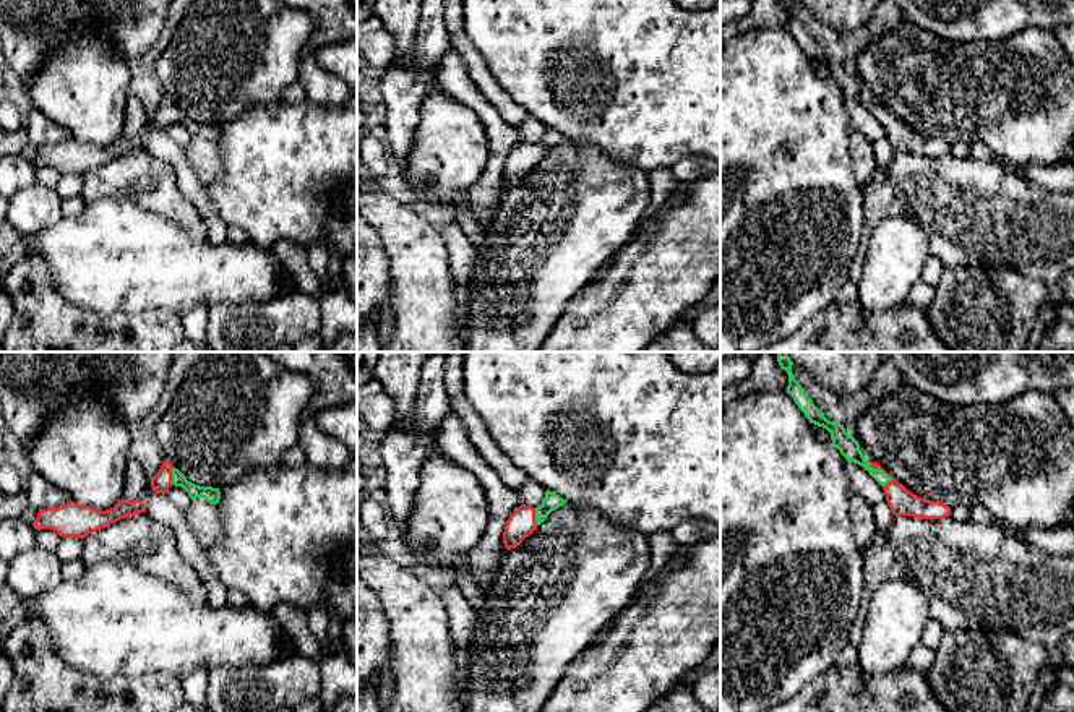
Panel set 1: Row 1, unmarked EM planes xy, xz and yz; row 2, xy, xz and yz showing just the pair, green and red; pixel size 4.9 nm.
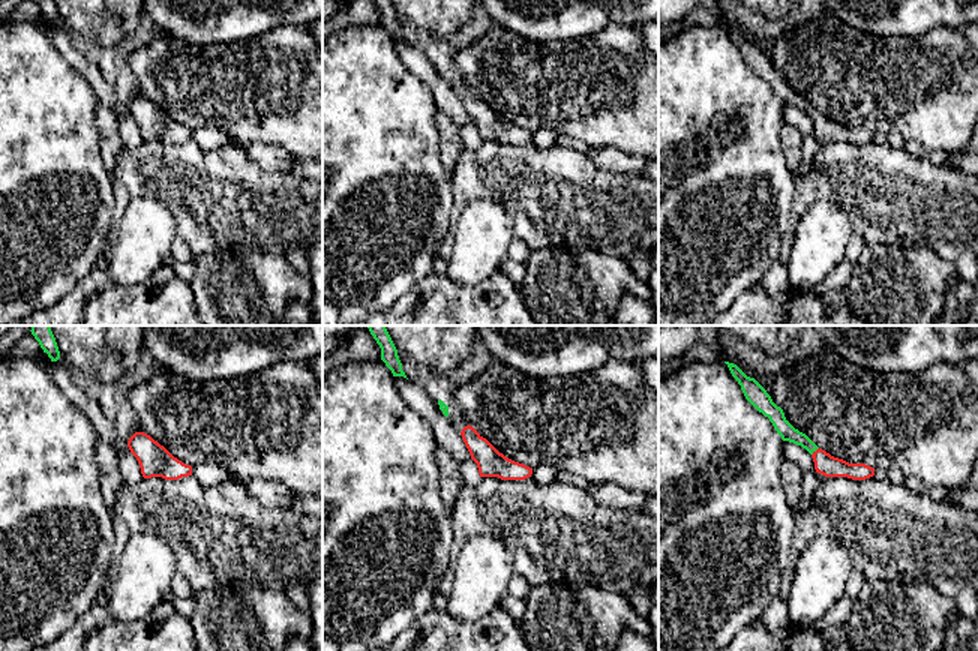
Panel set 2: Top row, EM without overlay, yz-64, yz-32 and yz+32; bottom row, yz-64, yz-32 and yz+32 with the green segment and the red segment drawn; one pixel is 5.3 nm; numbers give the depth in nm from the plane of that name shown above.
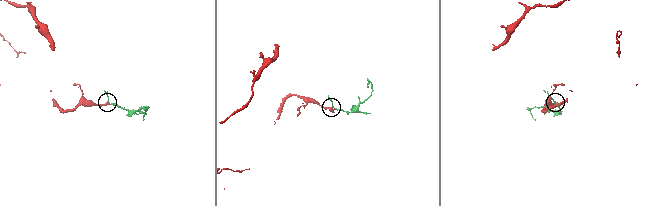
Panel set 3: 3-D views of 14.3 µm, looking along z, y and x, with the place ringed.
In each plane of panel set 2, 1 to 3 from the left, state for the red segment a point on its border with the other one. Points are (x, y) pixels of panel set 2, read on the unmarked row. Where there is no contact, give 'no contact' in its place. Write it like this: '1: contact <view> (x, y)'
1: no contact
2: no contact
3: contact yz+32 (815, 114)

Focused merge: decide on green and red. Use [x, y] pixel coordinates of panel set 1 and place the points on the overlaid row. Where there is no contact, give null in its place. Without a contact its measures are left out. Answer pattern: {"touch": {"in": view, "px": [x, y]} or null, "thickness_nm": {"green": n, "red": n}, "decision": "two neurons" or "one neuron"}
{"touch": {"in": "xy", "px": [172, 476]}, "thickness_nm": {"green": 80, "red": 100}, "decision": "one neuron"}

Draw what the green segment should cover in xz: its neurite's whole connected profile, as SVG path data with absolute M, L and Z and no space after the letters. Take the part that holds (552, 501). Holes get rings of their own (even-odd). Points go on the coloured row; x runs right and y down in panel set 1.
M547 490L545 498L540 506L532 508L521 504L506 521L503 532L503 543L506 550L516 548L529 537L545 519L547 516L563 506L563 500L555 491Z

